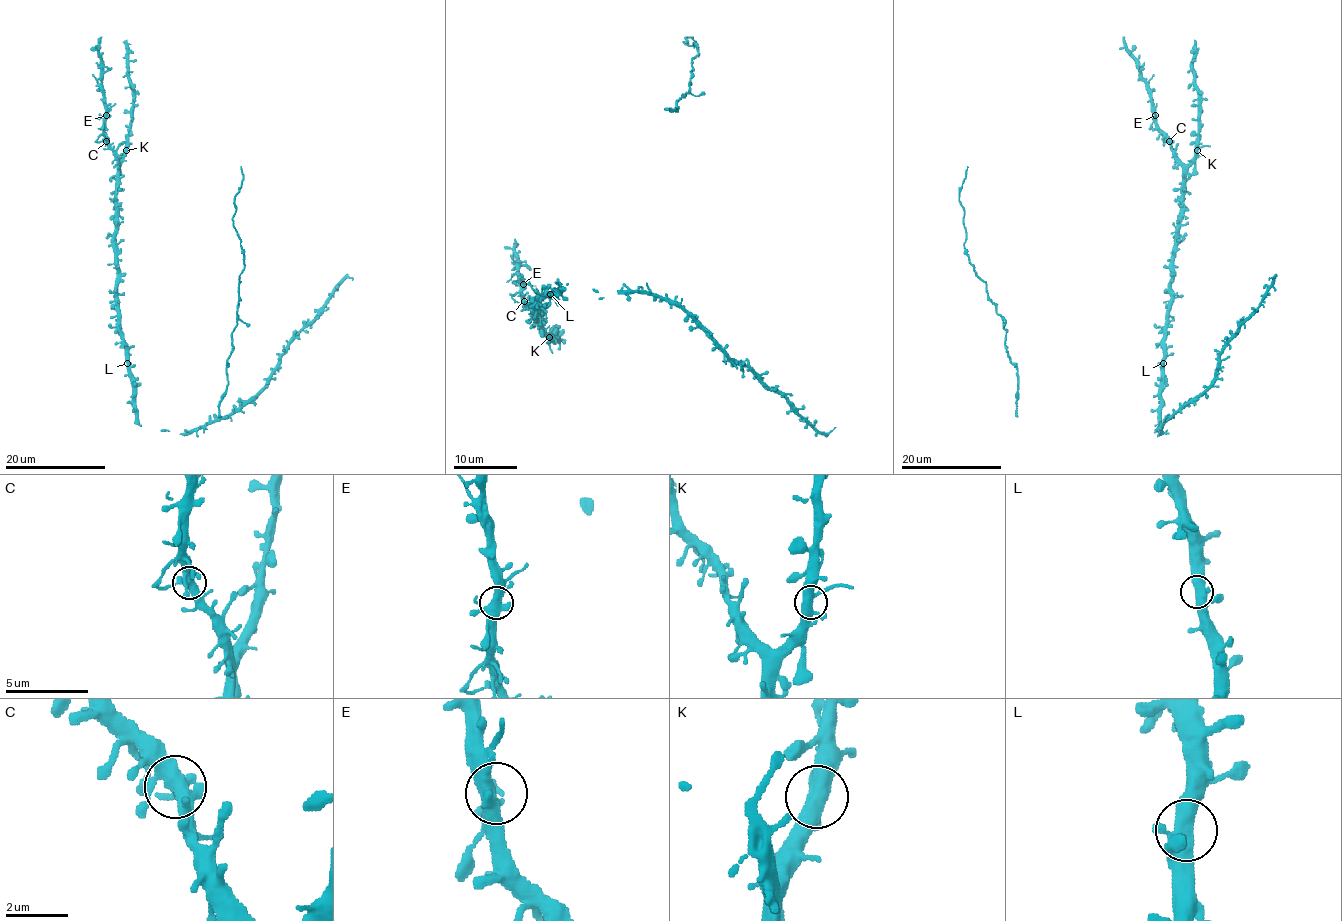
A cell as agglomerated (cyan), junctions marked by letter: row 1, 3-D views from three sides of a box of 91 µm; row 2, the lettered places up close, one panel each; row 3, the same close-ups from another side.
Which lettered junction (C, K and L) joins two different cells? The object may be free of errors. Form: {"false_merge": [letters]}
{"false_merge": []}

